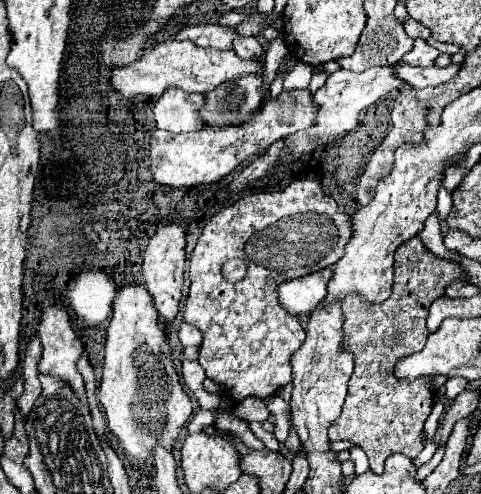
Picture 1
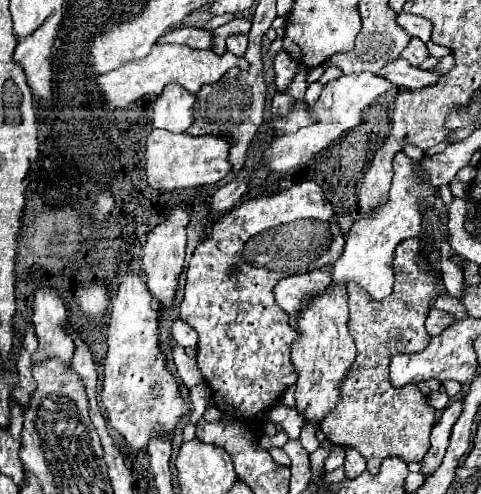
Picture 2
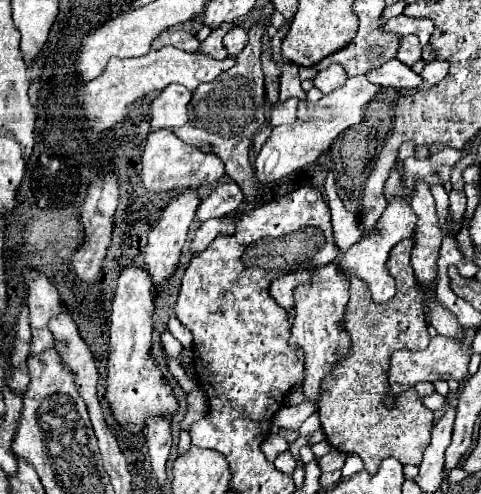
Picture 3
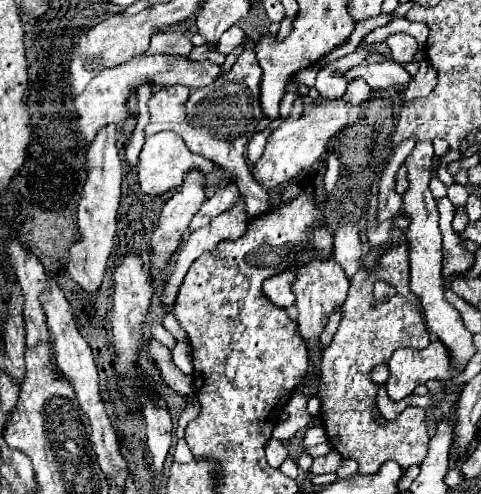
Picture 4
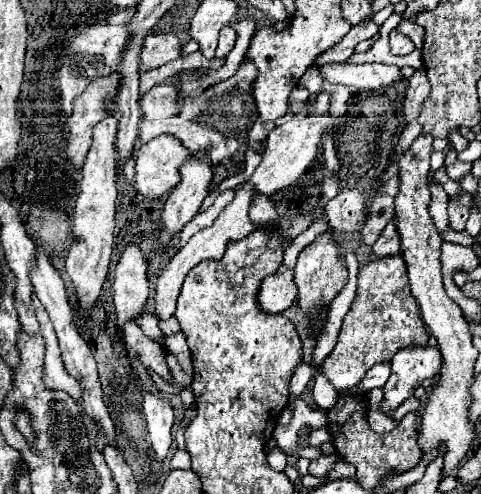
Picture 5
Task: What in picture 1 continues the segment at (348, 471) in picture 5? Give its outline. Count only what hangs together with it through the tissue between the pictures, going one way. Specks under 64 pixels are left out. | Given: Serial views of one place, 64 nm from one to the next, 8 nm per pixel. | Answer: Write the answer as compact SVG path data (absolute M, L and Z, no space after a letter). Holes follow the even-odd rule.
M350 448L350 460L354 462L355 475L360 476L368 470L368 460L366 454L360 448Z

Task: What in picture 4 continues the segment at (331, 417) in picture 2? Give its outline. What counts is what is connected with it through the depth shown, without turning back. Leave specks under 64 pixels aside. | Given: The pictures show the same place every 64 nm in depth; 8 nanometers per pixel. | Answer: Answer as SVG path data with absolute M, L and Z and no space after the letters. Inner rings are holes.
M400 244L398 248L390 248L388 252L384 252L384 256L380 256L380 264L376 268L376 272L364 272L364 268L360 268L356 272L356 276L352 278L352 284L348 291L348 298L344 302L344 312L342 312L342 322L338 326L338 332L330 344L328 350L324 350L322 362L320 362L320 386L318 386L318 398L322 402L322 422L324 428L328 432L330 444L334 450L338 450L342 454L342 458L350 458L358 462L358 472L360 476L368 476L368 474L376 474L380 470L380 466L388 460L394 460L400 464L402 470L406 470L408 466L418 466L422 464L424 456L426 456L426 448L430 442L430 434L428 434L428 418L426 418L426 410L424 408L416 408L410 406L406 408L394 422L386 422L386 424L378 424L374 420L374 416L378 414L378 408L374 404L378 386L370 382L370 372L374 366L378 364L386 364L388 358L392 356L394 350L398 348L426 348L430 344L428 340L428 330L422 328L422 312L420 312L420 300L410 292L408 286L410 280L410 266L408 266L408 246ZM376 280L388 280L394 288L396 294L380 304L374 304L374 296L372 296L372 284Z

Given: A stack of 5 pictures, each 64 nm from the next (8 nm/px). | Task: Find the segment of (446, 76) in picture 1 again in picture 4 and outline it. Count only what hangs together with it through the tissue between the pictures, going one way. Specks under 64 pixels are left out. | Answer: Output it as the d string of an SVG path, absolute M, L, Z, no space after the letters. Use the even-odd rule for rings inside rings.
M364 62L360 66L354 66L350 68L346 74L342 74L348 82L352 80L366 80L366 84L372 88L372 90L378 90L378 88L390 88L390 86L404 86L410 82L410 74L404 70L402 64L398 62Z

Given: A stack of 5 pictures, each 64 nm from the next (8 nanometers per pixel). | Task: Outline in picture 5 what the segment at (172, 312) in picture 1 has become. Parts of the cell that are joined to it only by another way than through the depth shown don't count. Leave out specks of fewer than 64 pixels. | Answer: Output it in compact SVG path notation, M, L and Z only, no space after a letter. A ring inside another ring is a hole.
M194 154L180 166L180 176L180 184L172 190L164 204L164 230L160 236L162 244L170 244L170 240L184 228L184 224L190 222L192 216L196 216L200 210L200 204L206 198L208 186L212 182L212 164L208 164L204 156Z

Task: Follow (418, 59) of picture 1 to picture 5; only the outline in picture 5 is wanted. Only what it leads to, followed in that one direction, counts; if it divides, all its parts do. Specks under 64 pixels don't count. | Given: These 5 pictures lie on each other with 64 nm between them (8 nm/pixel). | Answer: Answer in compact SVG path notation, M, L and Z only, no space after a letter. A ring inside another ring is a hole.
M392 30L390 32L390 48L392 48L392 54L406 56L414 50L414 42L406 34L402 34L398 30Z

